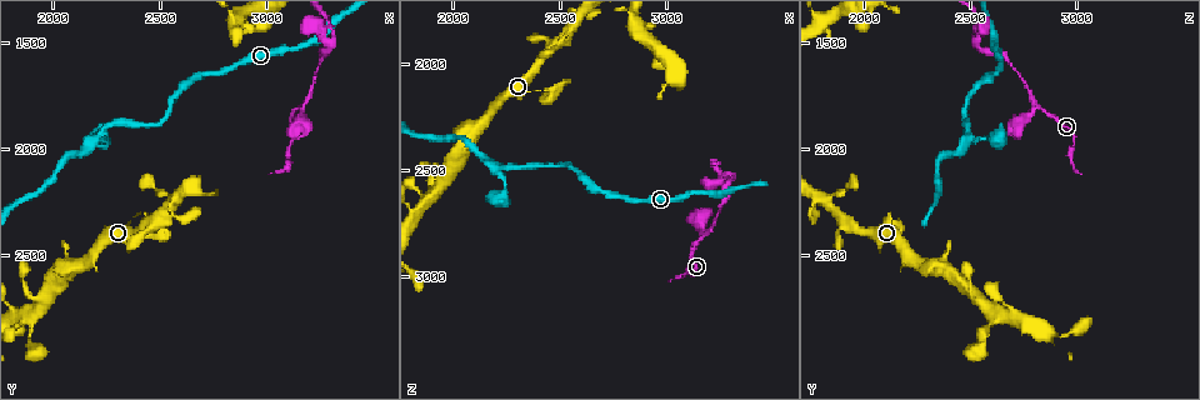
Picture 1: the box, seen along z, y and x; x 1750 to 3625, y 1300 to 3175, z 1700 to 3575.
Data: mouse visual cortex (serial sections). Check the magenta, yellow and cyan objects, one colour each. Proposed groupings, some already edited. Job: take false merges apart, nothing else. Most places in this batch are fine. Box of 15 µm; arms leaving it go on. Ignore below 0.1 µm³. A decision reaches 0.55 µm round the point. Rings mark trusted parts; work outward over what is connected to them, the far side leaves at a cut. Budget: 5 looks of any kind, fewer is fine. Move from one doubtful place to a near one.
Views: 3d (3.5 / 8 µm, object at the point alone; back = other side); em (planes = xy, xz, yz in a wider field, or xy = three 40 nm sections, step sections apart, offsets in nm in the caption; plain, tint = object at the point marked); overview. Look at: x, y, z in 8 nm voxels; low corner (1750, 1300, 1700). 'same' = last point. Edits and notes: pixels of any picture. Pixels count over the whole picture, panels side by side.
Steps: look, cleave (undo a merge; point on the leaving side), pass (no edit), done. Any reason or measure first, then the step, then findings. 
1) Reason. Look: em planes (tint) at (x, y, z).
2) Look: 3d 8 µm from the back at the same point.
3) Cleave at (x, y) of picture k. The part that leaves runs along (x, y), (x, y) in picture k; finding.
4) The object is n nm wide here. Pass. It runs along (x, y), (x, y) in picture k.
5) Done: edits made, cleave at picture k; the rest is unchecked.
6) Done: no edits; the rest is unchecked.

Abrupt turn. Look: 3d 3.5 µm at (2250, 1950, 2590).

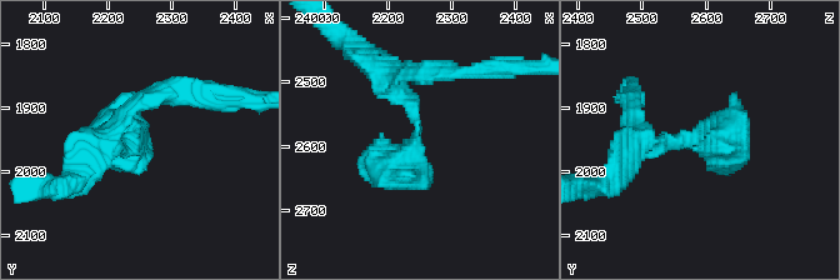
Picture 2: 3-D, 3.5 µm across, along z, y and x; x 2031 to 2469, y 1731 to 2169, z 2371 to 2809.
Now the EM. Look: em xy step 3 (tint) at (2245, 1960, 2585).

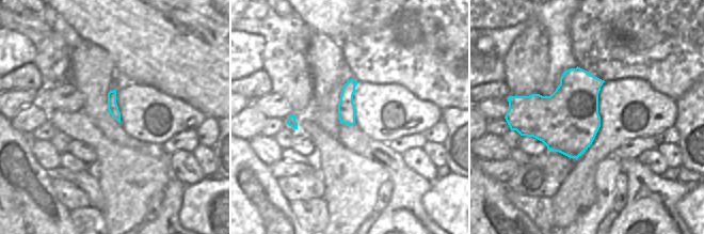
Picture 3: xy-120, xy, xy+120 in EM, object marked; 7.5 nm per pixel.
Pass. It runs along (398, 74), (385, 78), (413, 106), (413, 176) in picture 2; continuous, no second cell.

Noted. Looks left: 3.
Abrupt turn. Look: 3d 8 µm at (2470, 2350, 2120).

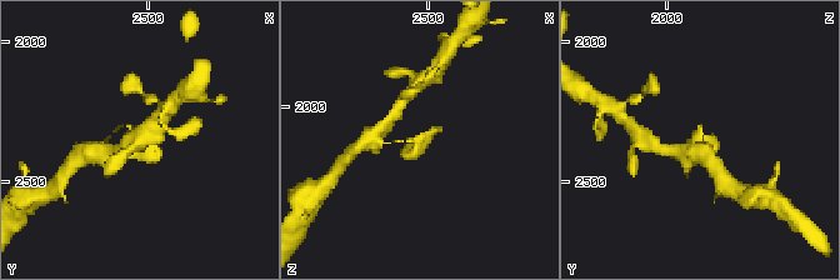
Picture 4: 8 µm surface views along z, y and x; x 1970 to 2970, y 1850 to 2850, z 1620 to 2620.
Now the EM. Look: em xy step 2 (tint) at (2470, 2340, 2120).

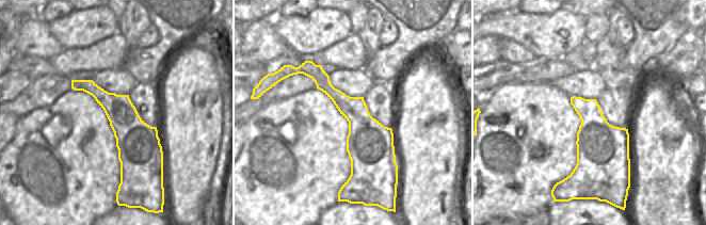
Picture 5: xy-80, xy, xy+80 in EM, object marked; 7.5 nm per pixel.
The object is 340 nm wide here. Pass. It runs along (307, 63), (360, 122), (362, 185) in picture 5; continuous, no second cell.

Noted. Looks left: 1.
Done: no edits; the rest is unchecked.

